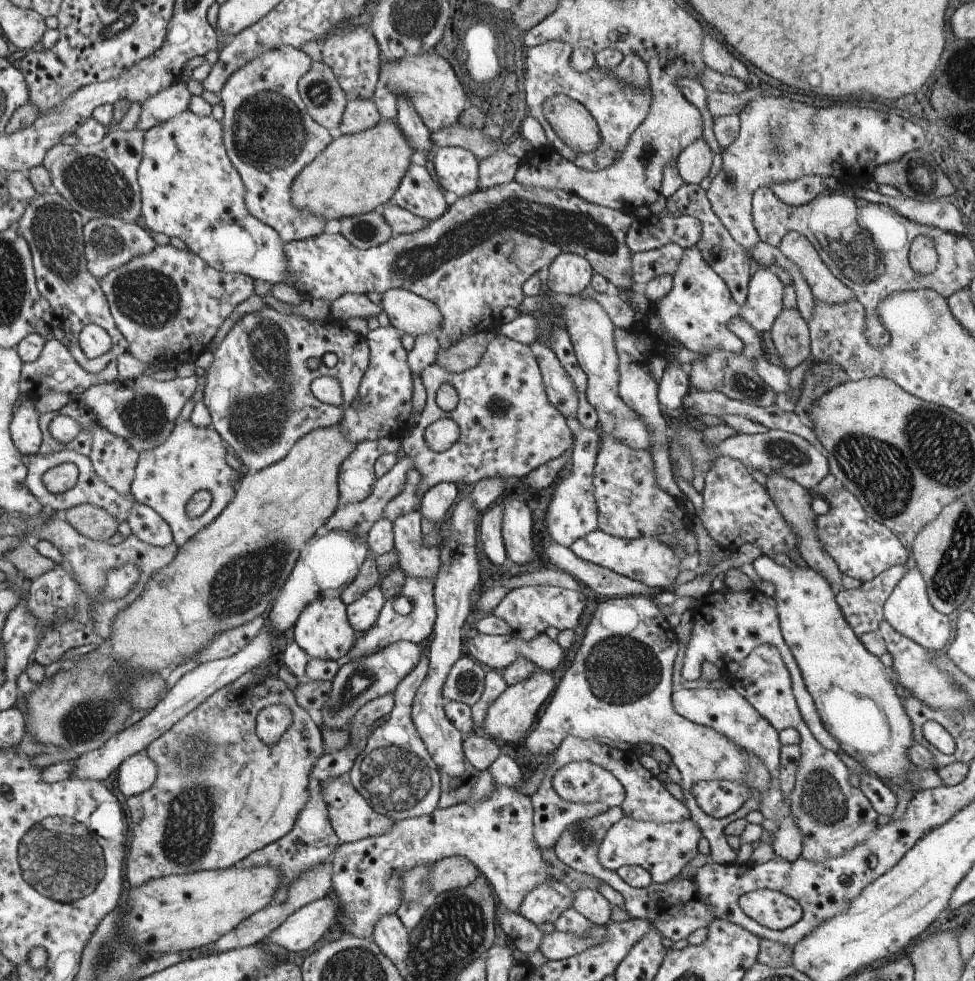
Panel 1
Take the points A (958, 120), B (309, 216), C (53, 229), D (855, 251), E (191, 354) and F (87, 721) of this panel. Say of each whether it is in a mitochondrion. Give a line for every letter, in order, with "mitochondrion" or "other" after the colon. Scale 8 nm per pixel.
A: other
B: other
C: mitochondrion
D: mitochondrion
E: other
F: mitochondrion

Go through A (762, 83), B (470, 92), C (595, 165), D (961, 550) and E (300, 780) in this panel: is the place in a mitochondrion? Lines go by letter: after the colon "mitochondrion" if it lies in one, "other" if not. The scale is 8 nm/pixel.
A: other
B: other
C: other
D: mitochondrion
E: other

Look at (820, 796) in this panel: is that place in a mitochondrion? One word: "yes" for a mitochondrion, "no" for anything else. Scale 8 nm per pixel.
yes

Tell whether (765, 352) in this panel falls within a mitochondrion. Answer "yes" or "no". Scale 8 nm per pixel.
no

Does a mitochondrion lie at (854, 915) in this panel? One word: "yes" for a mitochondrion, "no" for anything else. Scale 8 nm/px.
no

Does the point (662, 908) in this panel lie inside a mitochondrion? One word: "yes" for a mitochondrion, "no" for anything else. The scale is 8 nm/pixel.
no

